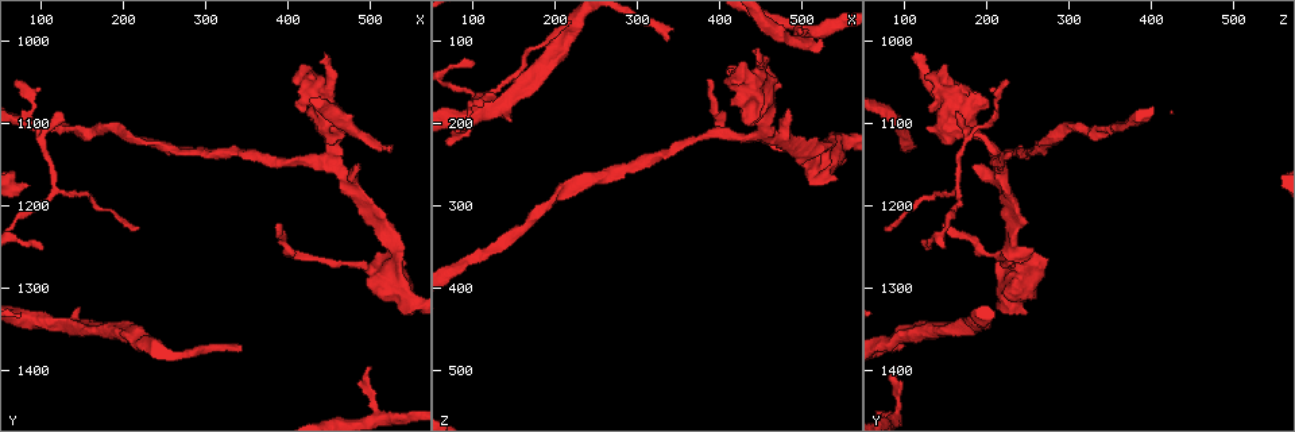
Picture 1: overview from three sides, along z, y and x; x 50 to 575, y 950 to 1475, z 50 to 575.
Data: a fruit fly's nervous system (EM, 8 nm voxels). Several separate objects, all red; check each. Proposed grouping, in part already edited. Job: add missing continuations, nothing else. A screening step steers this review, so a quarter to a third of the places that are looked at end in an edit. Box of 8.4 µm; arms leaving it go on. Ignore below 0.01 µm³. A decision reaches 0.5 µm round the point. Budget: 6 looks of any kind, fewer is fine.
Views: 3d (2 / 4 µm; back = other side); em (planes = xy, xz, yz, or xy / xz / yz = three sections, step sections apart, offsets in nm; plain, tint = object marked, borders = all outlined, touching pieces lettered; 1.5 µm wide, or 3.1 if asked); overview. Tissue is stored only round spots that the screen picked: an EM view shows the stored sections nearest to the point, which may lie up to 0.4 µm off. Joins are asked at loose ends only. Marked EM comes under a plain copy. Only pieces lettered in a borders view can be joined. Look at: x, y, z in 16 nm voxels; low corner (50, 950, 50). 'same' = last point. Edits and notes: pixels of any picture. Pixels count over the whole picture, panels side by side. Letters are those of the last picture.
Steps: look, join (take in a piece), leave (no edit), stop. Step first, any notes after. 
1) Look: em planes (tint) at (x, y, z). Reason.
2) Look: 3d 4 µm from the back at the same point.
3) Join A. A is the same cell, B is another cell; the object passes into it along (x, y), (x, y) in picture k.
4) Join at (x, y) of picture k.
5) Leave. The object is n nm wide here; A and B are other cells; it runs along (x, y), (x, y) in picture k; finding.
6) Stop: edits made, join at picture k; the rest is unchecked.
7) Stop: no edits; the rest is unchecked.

Look: em xy step 4 (tint) at (345, 1370, 90). Long arm stops here.

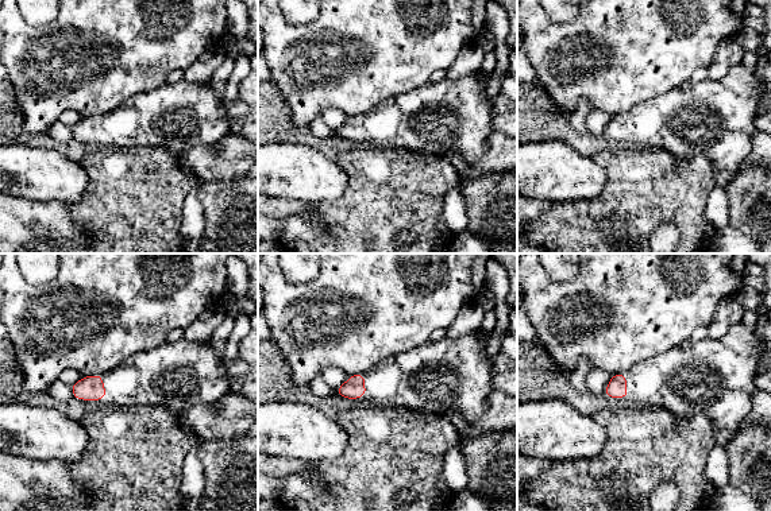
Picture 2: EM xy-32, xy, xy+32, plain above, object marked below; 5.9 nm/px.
Look: em planes (borders) at the same point.

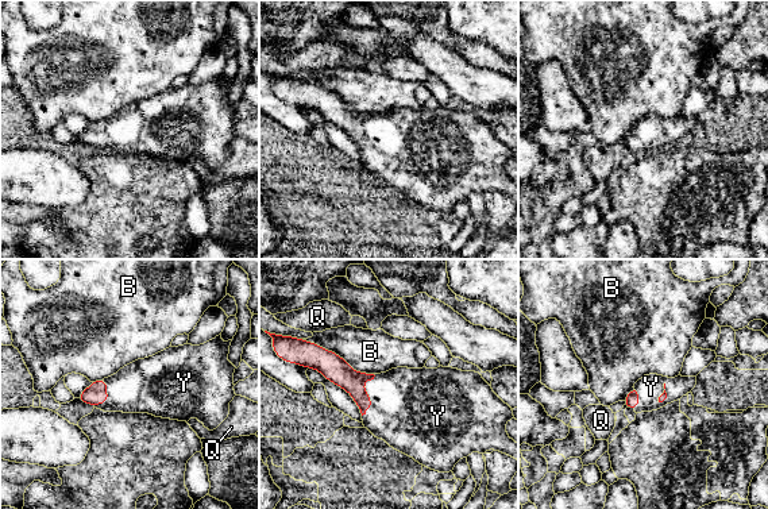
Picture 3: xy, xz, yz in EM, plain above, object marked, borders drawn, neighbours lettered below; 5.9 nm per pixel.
Join Y. Y is the same cell, B and Q are other cells; the object passes into it along (335, 369), (367, 394), (408, 404) in picture 3; it goes on there.

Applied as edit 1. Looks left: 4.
Look: 3d 4 µm at (530, 1130, 105).

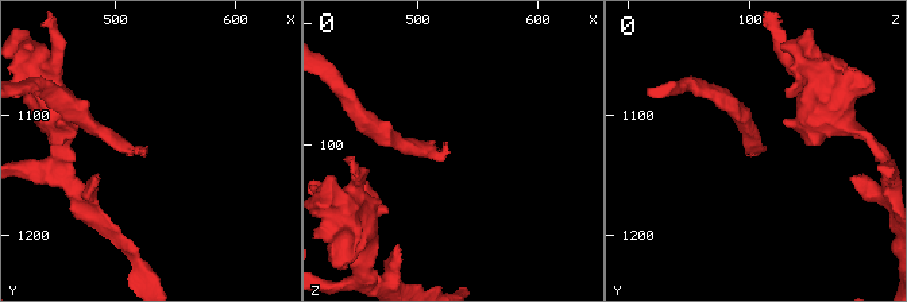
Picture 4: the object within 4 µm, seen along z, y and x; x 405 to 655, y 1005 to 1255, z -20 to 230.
Look: em xz step 4 (borders) at (524, 1132, 106).

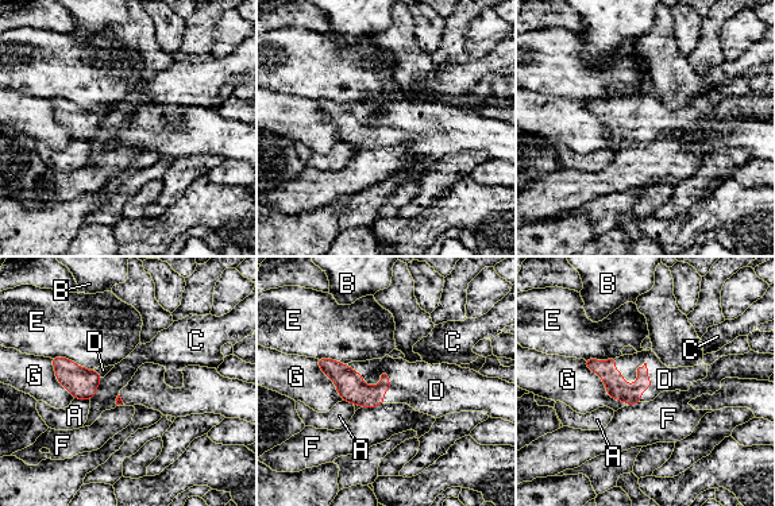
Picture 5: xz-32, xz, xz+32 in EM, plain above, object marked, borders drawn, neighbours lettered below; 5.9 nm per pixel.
Join D. D is the same cell, A, B, C, E, F and G are other cells; the object passes into it along (631, 394), (637, 370), (664, 379) in picture 5; it goes on there.

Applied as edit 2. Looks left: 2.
Stop: edits made, join at picture 3, join at picture 5; the rest is unchecked.

